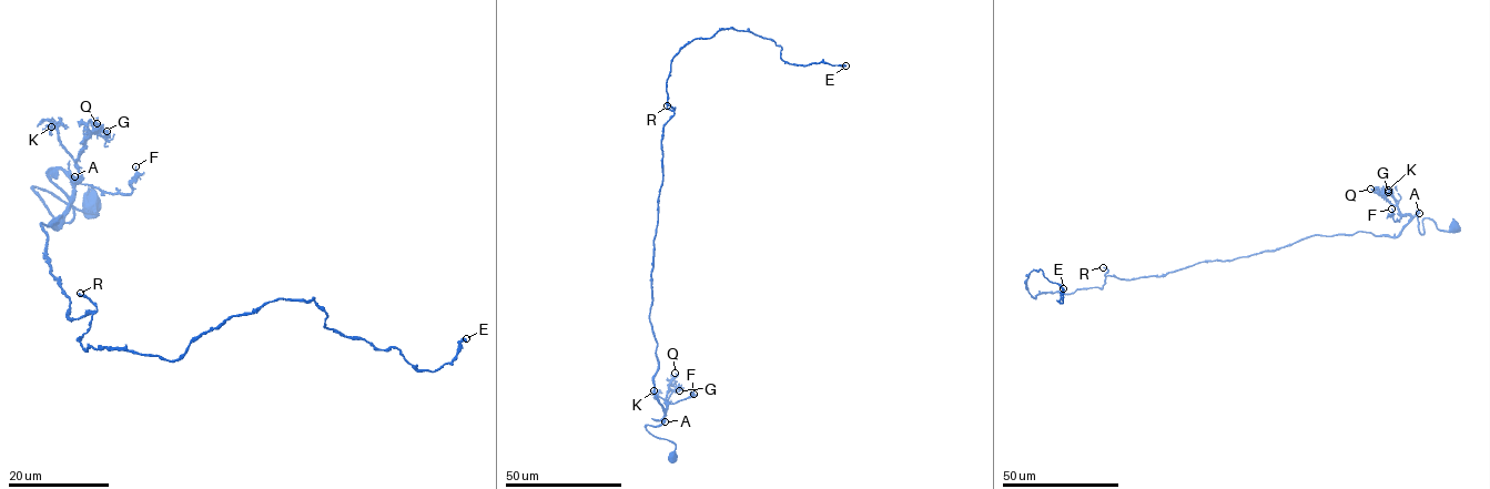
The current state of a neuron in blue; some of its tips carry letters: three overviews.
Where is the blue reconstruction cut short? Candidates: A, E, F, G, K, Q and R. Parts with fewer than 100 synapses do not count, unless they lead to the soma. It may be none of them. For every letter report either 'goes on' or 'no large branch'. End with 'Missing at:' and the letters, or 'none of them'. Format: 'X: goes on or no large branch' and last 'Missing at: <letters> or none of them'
A: no large branch
E: no large branch
F: no large branch
G: no large branch
K: no large branch
Q: no large branch
R: goes on
Missing at: R

